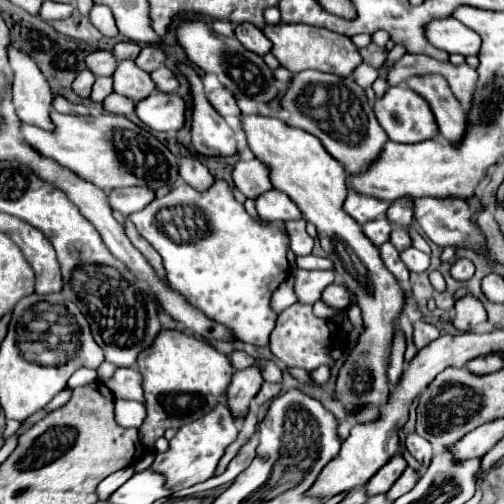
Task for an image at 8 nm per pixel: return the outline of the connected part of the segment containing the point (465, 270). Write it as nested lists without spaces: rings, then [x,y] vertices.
[[[458,259],[458,261],[452,265],[450,273],[452,273],[452,277],[458,279],[458,281],[468,281],[468,279],[474,275],[474,265],[472,265],[472,261],[468,261],[468,259]]]

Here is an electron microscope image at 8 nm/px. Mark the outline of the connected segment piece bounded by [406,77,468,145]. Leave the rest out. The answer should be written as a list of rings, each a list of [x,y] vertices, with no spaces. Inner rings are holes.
[[[410,77],[406,83],[430,103],[440,135],[452,145],[458,145],[468,129],[468,115],[456,97],[452,97],[448,83],[442,77]]]

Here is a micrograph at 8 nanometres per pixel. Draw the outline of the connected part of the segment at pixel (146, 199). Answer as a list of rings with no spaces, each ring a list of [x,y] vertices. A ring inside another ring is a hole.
[[[124,187],[124,189],[114,189],[108,195],[108,203],[114,211],[122,213],[128,217],[130,213],[136,213],[144,209],[150,201],[154,199],[154,193],[150,189],[140,189],[140,187]]]

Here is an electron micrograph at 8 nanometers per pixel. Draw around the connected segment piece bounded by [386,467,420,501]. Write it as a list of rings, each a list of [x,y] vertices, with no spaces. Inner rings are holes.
[[[406,467],[406,469],[404,469],[404,473],[398,477],[398,481],[390,487],[390,491],[386,493],[386,497],[388,497],[390,501],[394,501],[394,499],[402,497],[404,493],[408,493],[408,491],[416,485],[418,477],[420,477],[420,475],[418,475],[412,467]]]

